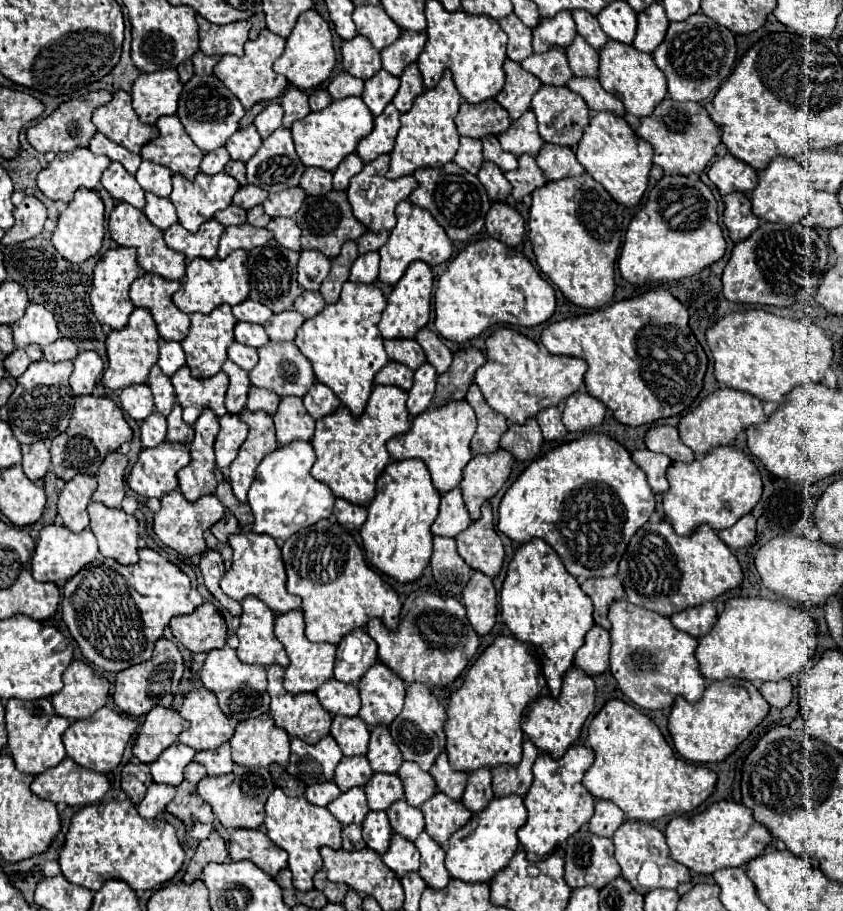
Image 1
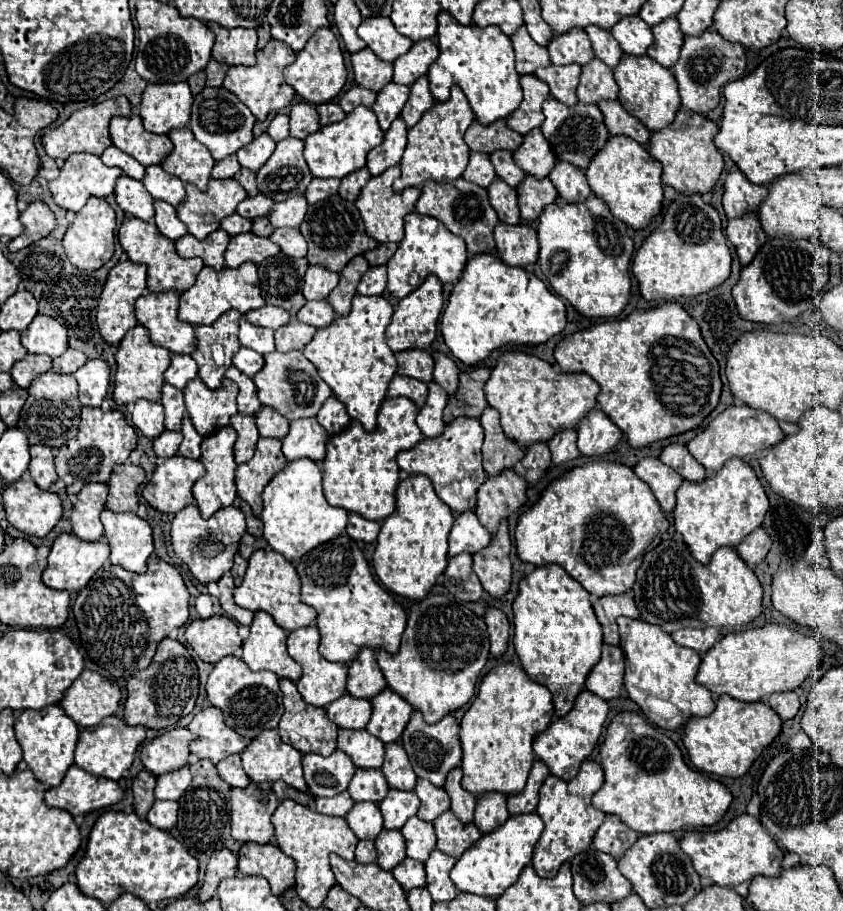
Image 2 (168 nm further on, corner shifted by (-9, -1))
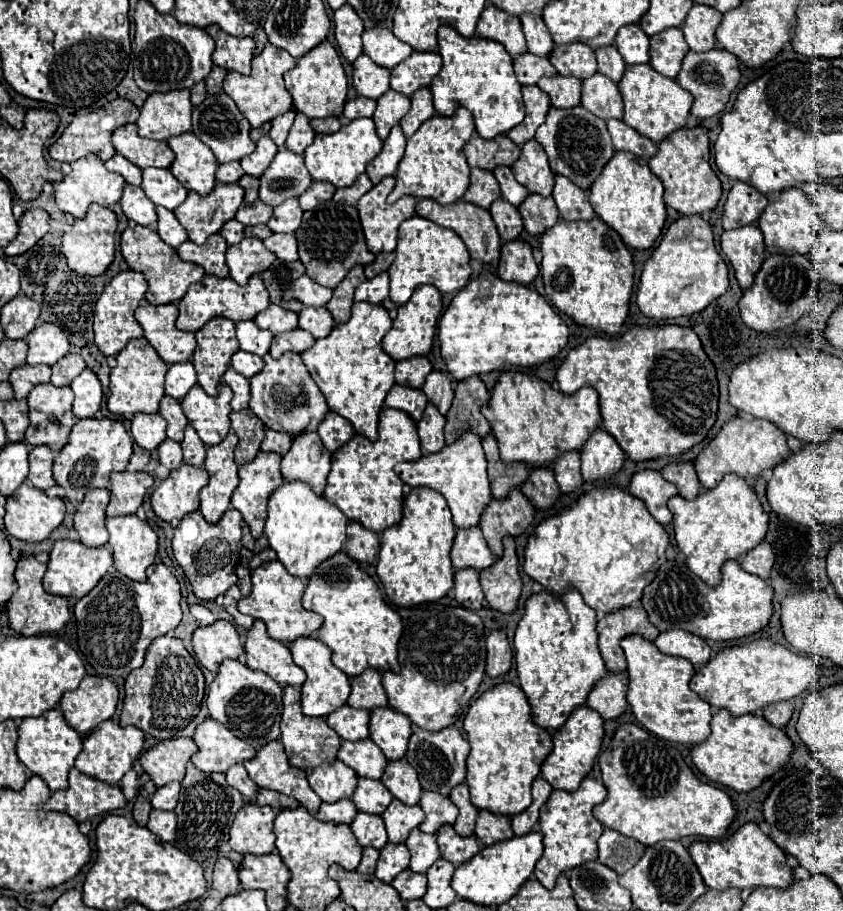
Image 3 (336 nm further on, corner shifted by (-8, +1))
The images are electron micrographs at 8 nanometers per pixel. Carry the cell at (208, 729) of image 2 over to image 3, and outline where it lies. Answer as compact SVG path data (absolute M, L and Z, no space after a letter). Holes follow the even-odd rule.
M211 717L197 725L193 741L197 743L199 751L191 757L191 761L203 773L225 773L225 769L231 765L243 763L257 753L255 747L251 747L247 741L241 741L239 737L233 737L225 725L213 721Z

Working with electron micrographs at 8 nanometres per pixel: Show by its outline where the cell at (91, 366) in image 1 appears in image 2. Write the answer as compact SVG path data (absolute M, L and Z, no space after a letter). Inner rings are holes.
M90 359L74 377L78 381L78 401L84 407L100 407L110 383L110 367L100 359Z

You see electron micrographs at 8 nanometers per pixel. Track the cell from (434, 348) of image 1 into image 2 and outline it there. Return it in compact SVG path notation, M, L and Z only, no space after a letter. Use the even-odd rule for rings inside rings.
M434 353L434 375L432 381L436 381L446 393L448 397L454 397L454 391L458 389L458 367L456 363L446 357L444 353Z

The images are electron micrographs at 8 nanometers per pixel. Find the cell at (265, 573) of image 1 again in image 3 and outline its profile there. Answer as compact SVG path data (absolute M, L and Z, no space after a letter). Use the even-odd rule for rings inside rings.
M267 561L251 573L253 589L249 597L241 597L237 609L245 615L265 621L267 633L279 641L293 641L297 637L313 635L321 627L321 617L313 611L303 609L301 595L303 595L303 581L289 575L289 571L281 565L281 561Z

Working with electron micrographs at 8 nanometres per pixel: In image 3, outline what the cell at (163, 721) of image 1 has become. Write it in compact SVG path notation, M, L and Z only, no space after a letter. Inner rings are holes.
M189 737L167 739L161 741L157 747L145 751L139 757L139 763L151 777L151 781L161 787L169 781L181 781L185 777L185 767L195 751L197 745Z

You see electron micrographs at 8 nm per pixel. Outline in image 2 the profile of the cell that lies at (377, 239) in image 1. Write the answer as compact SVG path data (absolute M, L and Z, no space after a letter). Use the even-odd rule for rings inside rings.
M386 243L386 245L378 245L374 251L368 251L364 257L368 259L368 263L372 265L372 267L376 267L376 265L386 265L388 263L388 259L394 255L394 251L396 251L396 243Z

